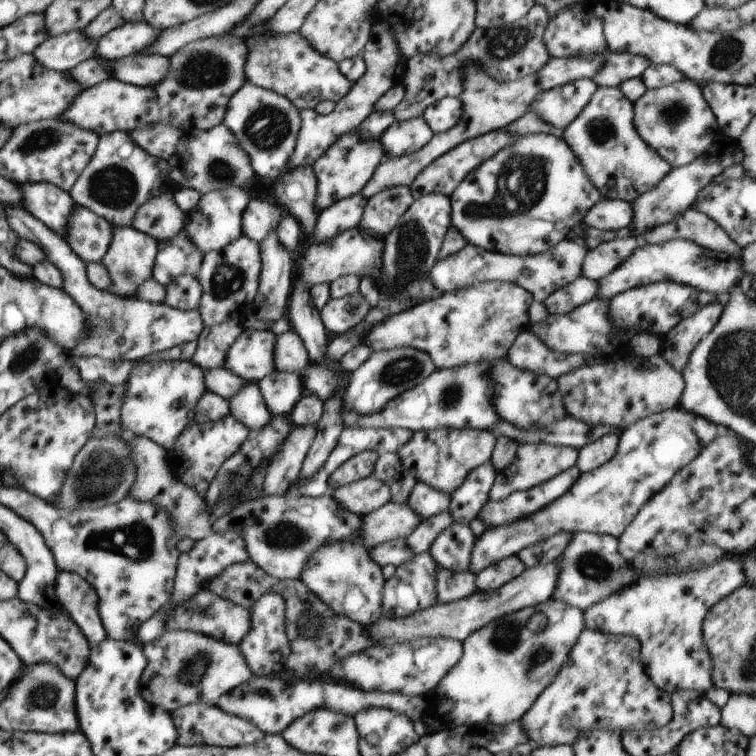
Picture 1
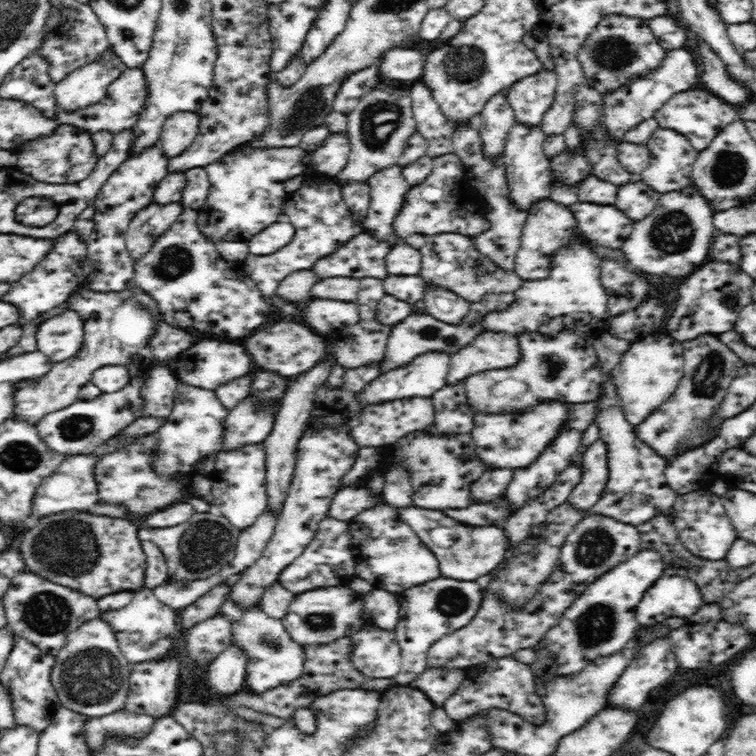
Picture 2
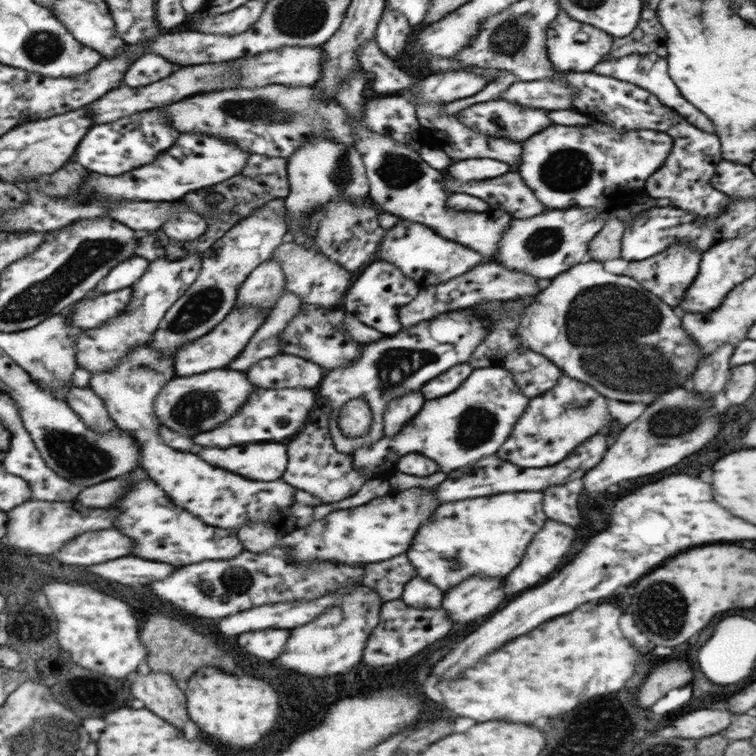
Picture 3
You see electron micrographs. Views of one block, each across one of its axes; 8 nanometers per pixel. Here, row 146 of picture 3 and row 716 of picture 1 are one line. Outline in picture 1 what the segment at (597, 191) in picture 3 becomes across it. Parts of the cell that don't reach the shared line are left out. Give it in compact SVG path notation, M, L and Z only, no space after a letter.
M588 629L574 644L570 662L558 671L558 676L551 680L520 722L529 742L538 747L551 747L572 746L579 735L592 730L622 733L662 728L672 717L671 694L658 689L644 676L638 640Z

